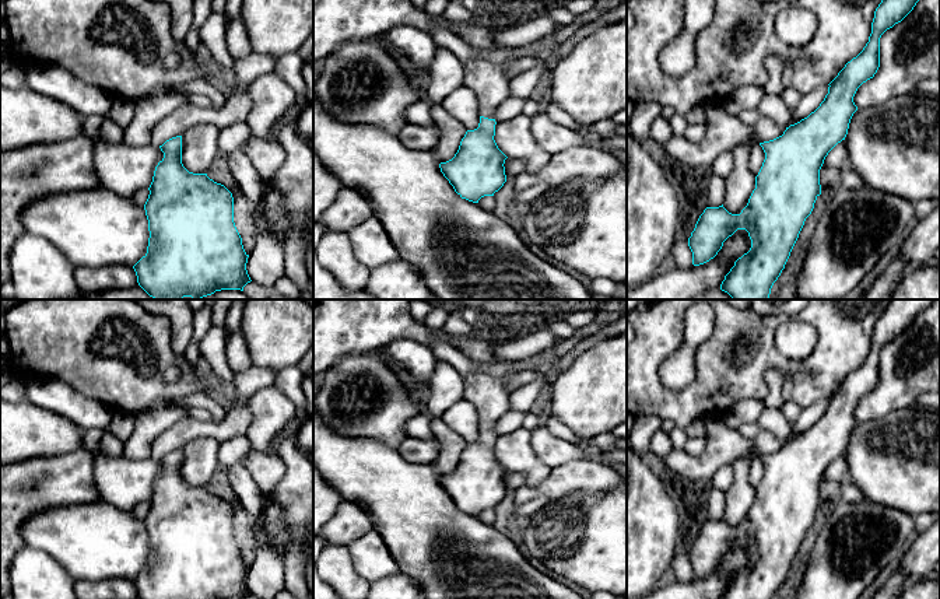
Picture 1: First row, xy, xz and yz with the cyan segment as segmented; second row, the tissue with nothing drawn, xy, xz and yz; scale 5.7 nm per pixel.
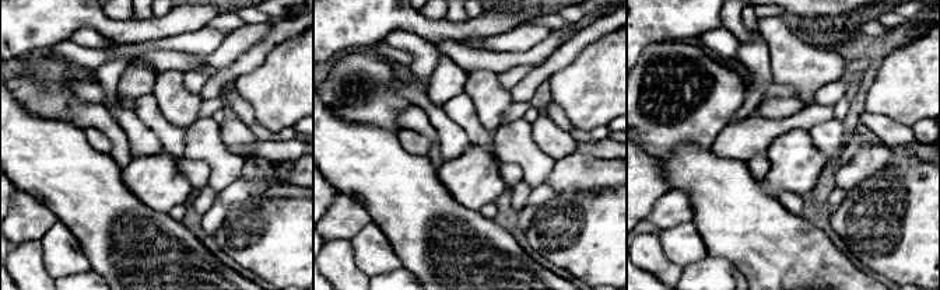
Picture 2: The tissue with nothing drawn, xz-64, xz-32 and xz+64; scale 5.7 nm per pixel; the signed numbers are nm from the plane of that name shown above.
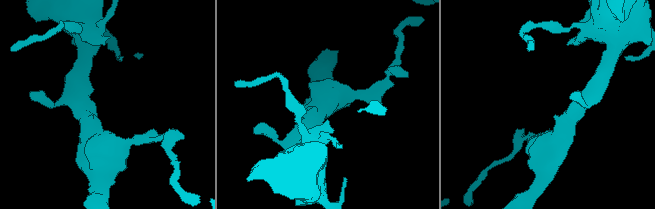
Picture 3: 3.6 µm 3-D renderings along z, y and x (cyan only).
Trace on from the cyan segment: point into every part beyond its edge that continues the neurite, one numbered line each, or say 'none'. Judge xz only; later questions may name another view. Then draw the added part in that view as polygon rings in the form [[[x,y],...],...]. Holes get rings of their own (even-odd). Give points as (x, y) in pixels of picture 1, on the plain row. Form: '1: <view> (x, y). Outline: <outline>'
1: xz (490, 395). Outline: [[[473,372],[463,376],[464,399],[474,404],[480,430],[494,432],[494,424],[509,409],[508,386],[516,372],[501,378],[484,372]]]

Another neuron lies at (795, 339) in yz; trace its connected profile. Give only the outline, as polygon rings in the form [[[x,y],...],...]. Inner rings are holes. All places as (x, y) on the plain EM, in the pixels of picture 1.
[[[785,318],[775,330],[775,344],[786,358],[803,361],[817,344],[817,330],[804,320]]]

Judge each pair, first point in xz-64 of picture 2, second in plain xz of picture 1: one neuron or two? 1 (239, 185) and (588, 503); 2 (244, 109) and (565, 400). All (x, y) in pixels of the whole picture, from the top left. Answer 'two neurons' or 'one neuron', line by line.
1: two neurons
2: two neurons

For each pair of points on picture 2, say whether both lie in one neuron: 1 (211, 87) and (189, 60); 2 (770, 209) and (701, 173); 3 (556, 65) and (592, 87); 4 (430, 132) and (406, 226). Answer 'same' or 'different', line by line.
1: different
2: same
3: different
4: different

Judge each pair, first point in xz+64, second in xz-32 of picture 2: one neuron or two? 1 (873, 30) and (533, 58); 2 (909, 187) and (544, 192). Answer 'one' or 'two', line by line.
1: two
2: two

